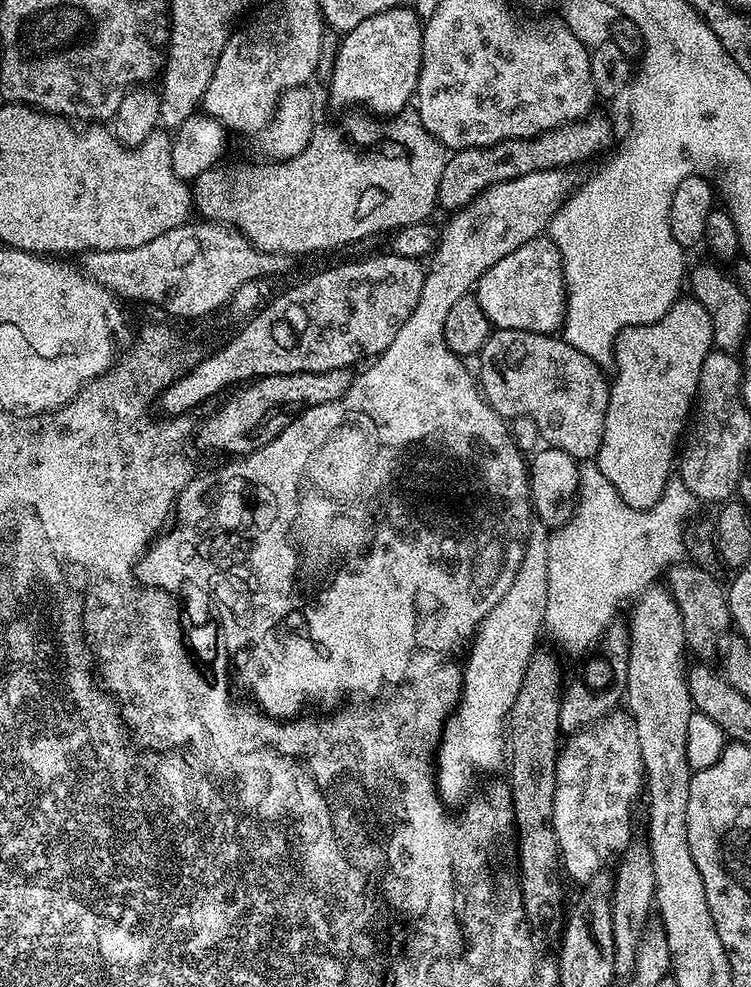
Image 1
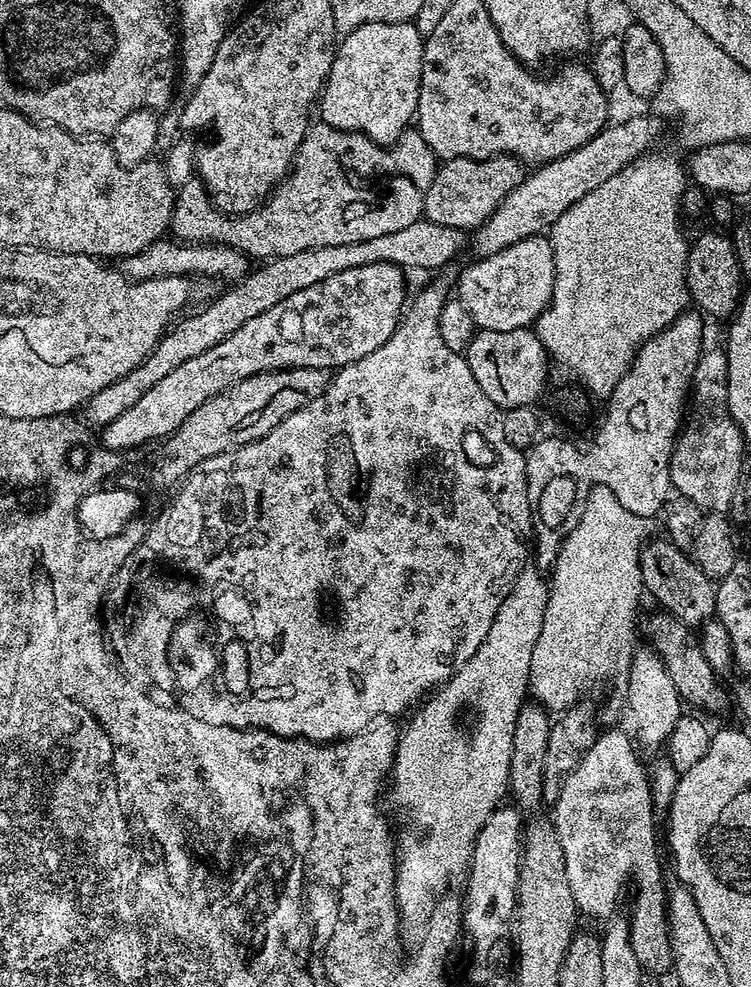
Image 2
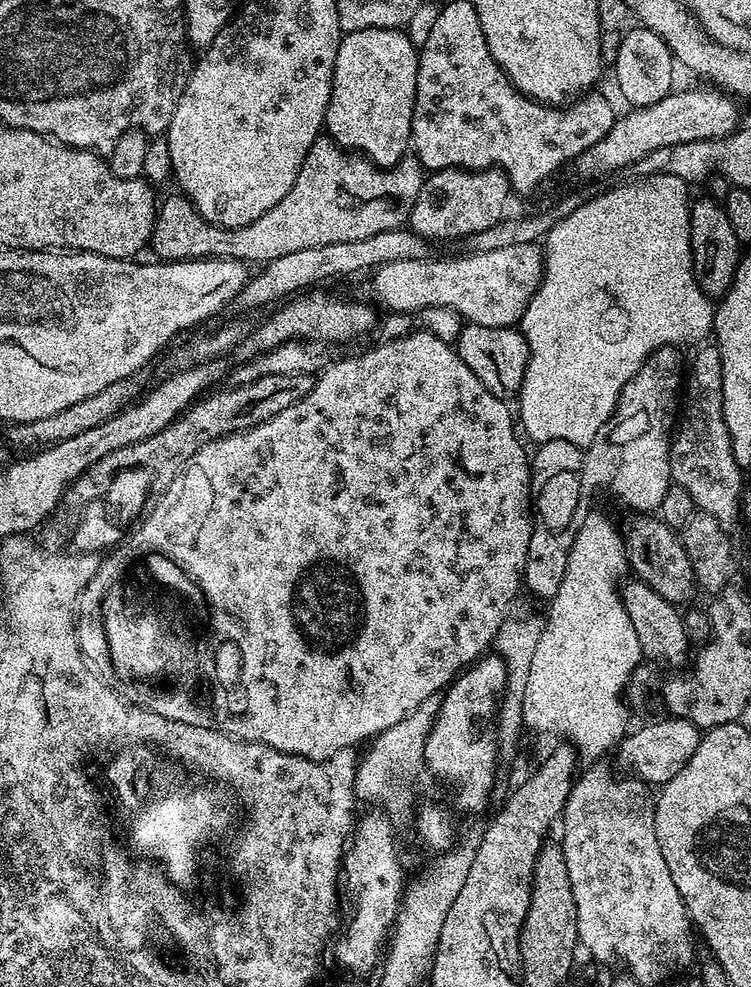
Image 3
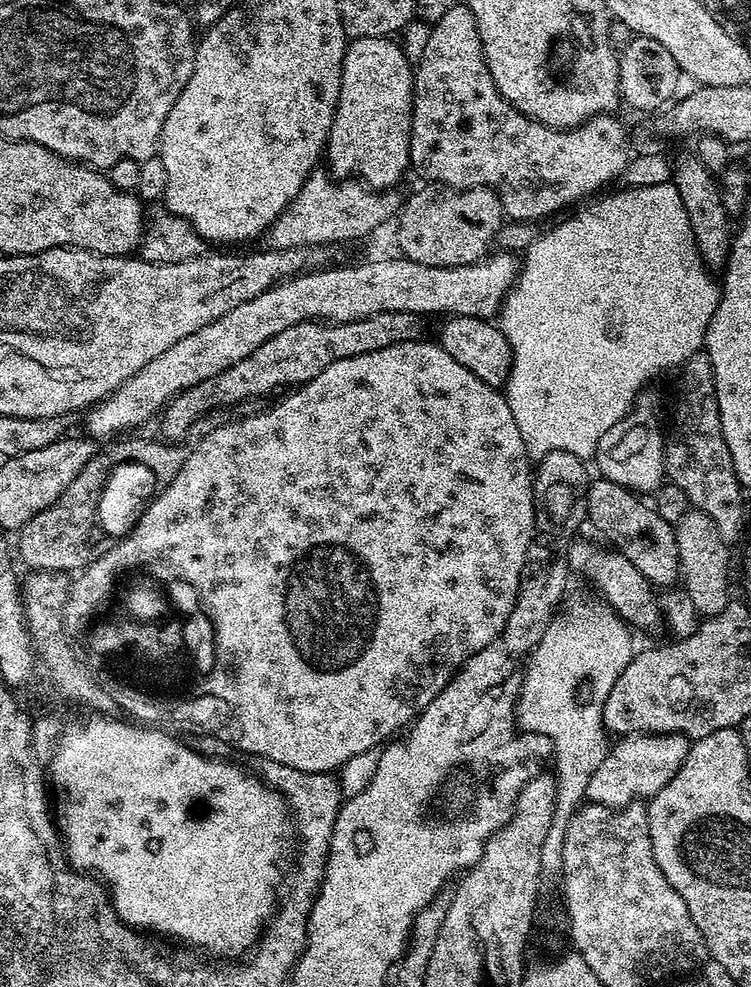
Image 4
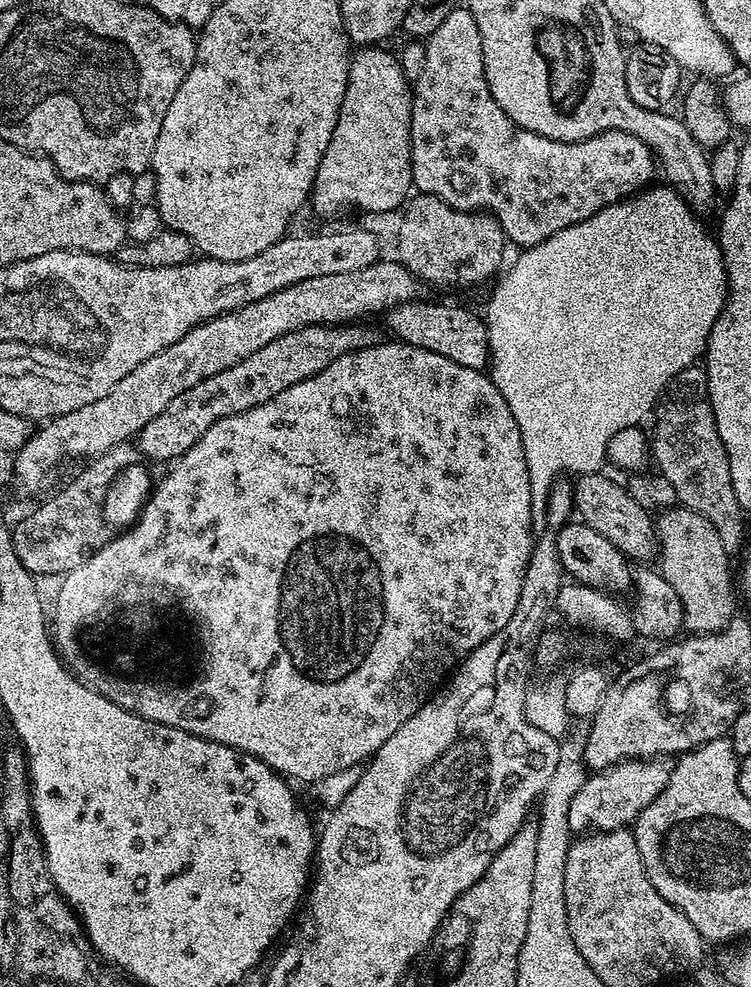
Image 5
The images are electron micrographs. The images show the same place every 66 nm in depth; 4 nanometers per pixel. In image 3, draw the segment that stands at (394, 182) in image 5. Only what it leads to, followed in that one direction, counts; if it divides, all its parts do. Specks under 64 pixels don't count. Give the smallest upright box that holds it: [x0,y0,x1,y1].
[324,28,420,168]

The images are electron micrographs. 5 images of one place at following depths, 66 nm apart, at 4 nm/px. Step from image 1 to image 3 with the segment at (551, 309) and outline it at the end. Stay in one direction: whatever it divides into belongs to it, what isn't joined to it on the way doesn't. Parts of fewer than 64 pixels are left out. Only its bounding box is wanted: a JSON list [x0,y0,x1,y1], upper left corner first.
[371,243,544,328]

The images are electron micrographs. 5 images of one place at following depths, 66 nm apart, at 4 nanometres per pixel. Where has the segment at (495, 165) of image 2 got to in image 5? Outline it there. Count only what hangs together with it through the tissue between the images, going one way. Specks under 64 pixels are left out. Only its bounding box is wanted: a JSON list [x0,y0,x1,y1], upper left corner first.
[395,194,506,288]

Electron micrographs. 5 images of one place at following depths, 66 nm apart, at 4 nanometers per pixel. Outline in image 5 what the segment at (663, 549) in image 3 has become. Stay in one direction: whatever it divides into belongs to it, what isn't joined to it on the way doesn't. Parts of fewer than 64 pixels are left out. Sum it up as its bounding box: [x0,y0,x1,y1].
[574,471,658,561]

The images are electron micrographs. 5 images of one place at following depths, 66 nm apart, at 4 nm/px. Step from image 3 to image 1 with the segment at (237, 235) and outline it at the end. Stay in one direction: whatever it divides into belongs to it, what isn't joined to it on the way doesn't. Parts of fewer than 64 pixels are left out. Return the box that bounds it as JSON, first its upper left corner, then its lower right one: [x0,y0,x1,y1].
[191,110,448,258]

